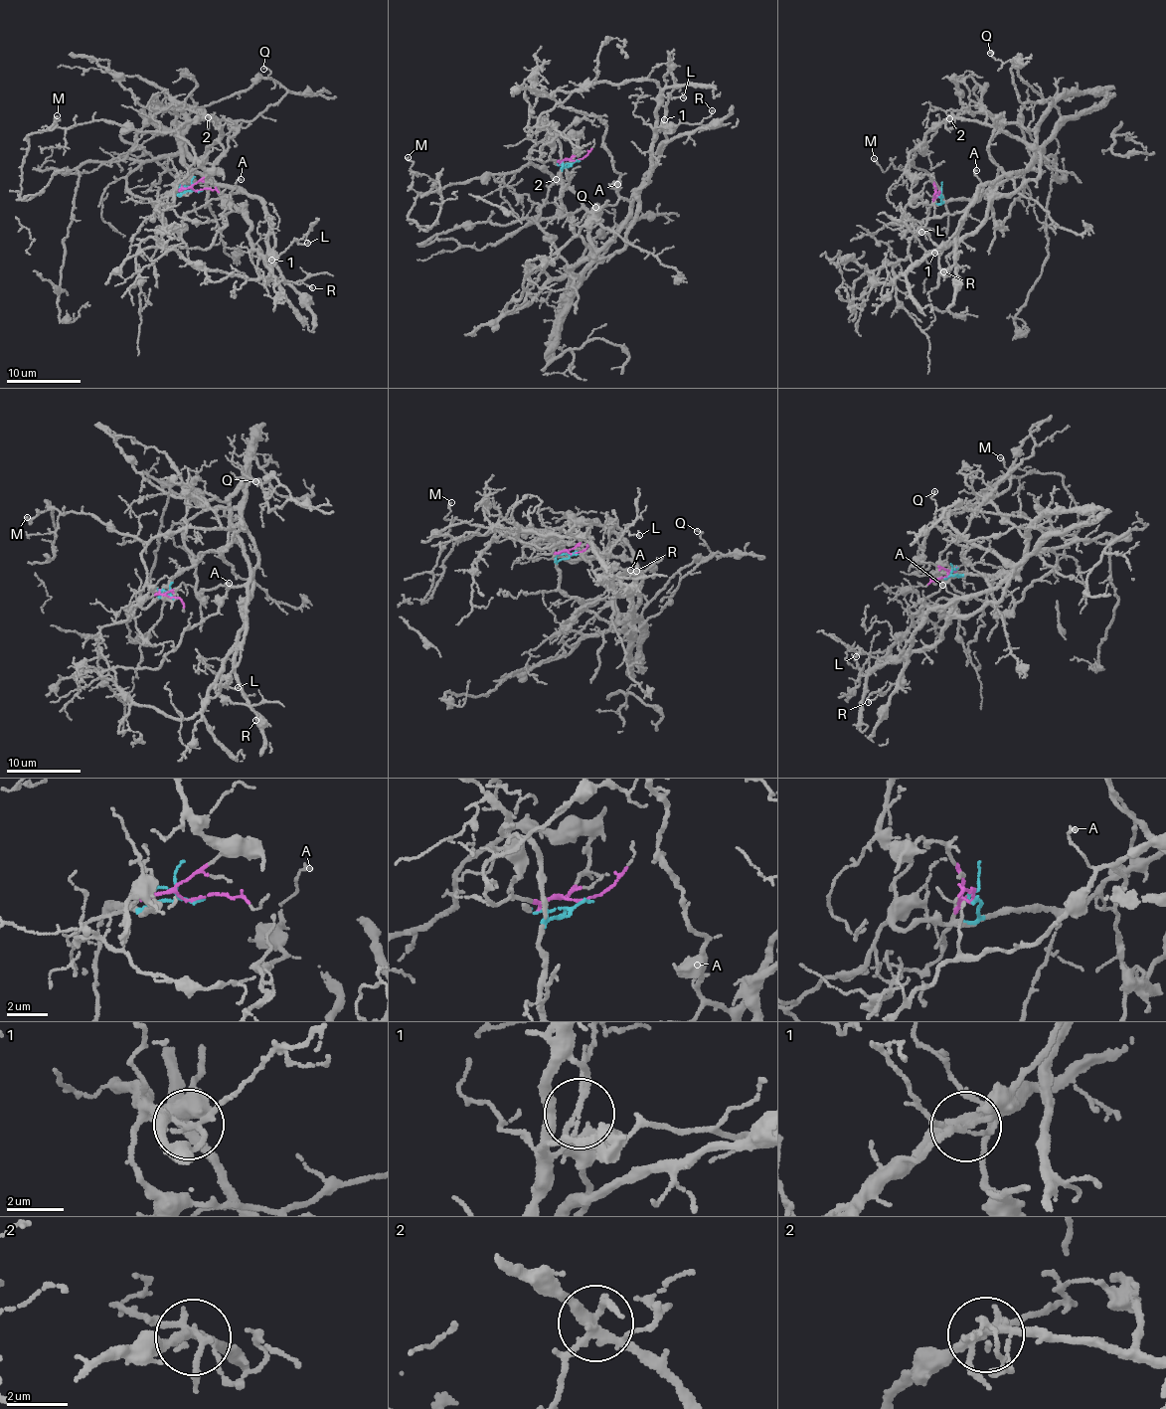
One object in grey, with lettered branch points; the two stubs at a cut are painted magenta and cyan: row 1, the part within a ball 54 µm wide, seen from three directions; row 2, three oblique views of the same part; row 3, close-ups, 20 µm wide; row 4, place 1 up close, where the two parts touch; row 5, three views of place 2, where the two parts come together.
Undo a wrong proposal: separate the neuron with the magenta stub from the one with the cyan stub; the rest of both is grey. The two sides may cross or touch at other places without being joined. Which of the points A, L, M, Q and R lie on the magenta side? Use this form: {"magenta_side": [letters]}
{"magenta_side": ["M", "R"]}

